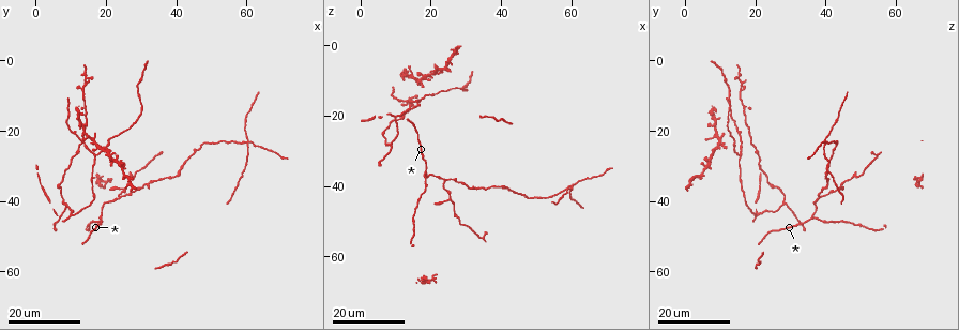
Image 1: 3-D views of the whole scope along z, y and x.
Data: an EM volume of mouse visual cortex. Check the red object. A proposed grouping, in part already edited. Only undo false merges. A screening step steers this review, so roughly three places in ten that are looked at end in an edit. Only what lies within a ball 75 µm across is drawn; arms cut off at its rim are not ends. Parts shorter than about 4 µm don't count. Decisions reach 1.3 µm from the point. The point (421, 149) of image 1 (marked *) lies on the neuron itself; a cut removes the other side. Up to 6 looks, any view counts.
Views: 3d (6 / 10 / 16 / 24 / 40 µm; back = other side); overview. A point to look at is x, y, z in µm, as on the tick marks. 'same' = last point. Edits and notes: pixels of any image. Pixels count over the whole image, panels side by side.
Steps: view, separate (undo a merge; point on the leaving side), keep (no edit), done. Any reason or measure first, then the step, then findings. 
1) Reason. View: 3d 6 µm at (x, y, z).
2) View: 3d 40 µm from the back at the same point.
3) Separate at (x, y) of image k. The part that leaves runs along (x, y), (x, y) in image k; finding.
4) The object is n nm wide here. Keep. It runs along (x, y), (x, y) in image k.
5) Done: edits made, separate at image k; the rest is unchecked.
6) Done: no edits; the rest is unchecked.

Two arms in line, one across. View: 3d 24 µm at (18.5, 44.0, 36.5).

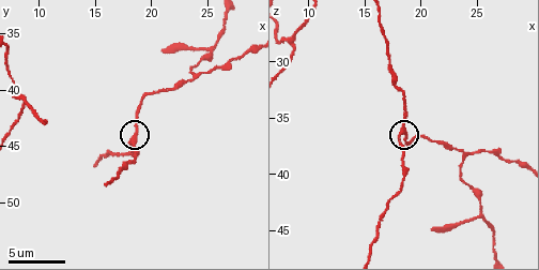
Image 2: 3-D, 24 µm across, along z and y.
Zoom in. View: 3d 6 µm at (18.6, 44.2, 36.4).

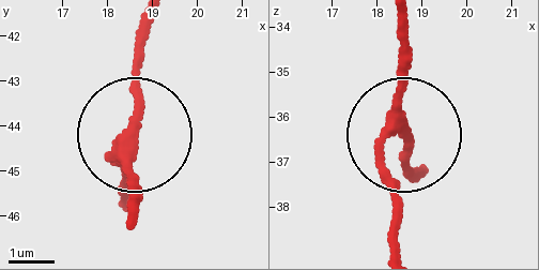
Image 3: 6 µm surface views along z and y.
The side arm is 54 µm long; 3 arms meet here. Keep. Continuous, no second neuron.

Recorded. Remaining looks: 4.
View: 3d 16 µm at (23.8, 38.6, 38.4).

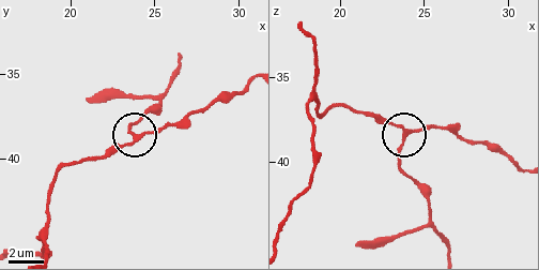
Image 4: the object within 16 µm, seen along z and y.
The object is 180 nm wide here. Keep. It runs along (46, 251), (54, 179), (63, 167), (128, 143), (128, 124) in image 4; continuous, no second neuron.

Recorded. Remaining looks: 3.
Four arms meet. View: 3d 16 µm at (60.5, 23.5, 39.5).

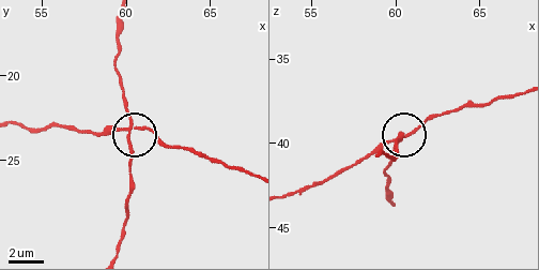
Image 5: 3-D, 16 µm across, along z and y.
Closer look. View: 3d 10 µm at the same point.

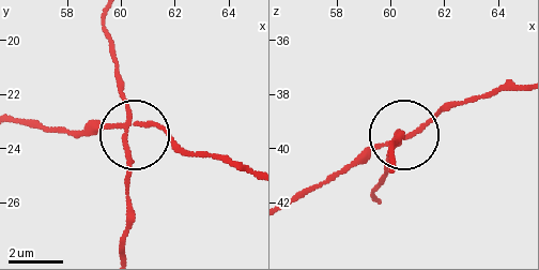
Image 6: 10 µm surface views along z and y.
The object is 150 nm wide here. Separate at (120, 86) of image 6. The part that leaves runs along (128, 124), (128, 219), (122, 246) in image 6; a second neuron is stuck on.

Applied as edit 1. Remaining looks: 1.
Done: edits made, separate at image 6; the rest is unchecked.

